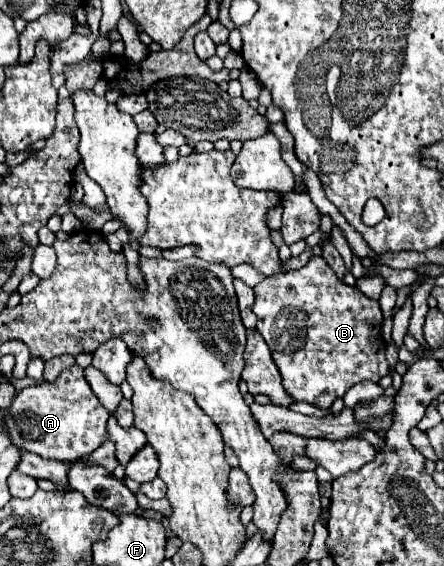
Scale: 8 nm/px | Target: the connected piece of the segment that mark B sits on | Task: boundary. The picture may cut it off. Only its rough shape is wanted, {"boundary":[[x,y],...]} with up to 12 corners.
{"boundary":[[320,257],[252,311],[294,401],[388,373],[376,299]]}

